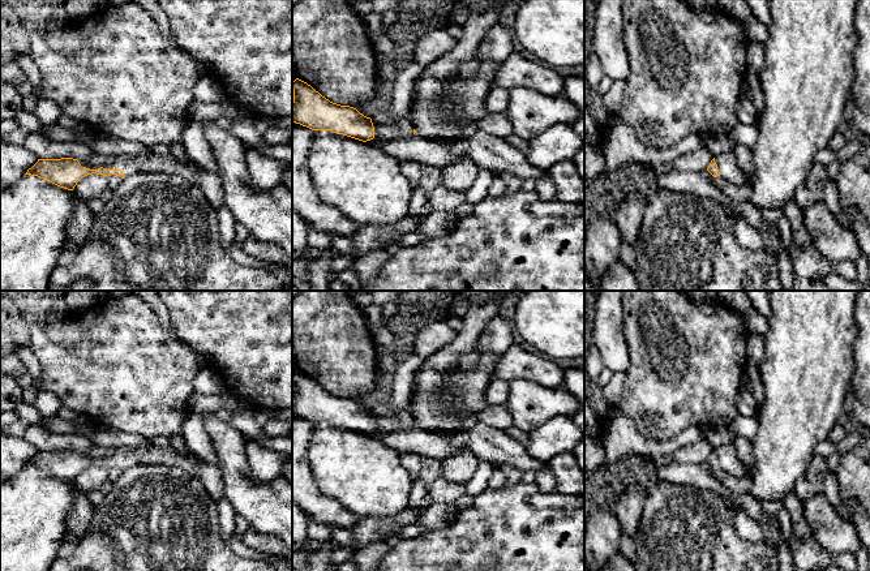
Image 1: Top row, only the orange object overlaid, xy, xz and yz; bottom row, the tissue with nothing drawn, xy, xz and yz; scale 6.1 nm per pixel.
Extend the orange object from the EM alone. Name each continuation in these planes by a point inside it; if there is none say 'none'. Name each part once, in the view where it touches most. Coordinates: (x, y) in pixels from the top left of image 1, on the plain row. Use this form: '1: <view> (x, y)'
1: xy (187, 460)

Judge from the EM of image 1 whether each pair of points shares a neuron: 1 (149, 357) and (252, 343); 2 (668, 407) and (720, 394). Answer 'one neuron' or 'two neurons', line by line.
1: two neurons
2: one neuron

